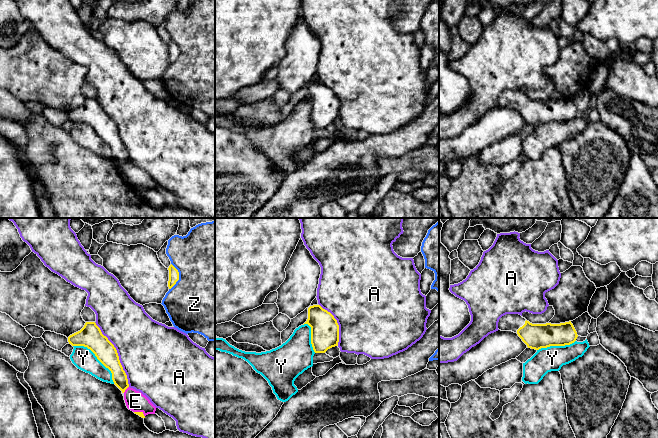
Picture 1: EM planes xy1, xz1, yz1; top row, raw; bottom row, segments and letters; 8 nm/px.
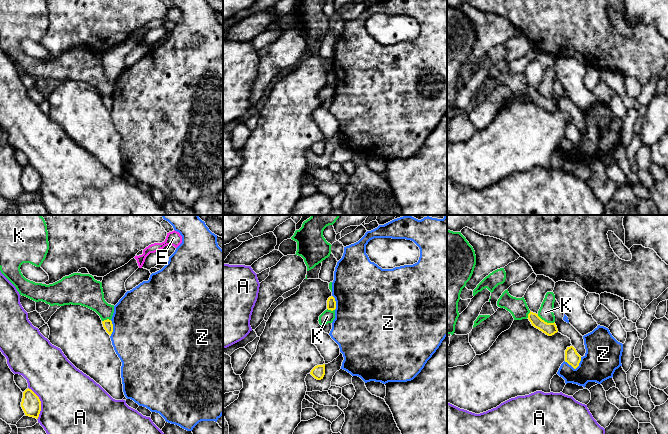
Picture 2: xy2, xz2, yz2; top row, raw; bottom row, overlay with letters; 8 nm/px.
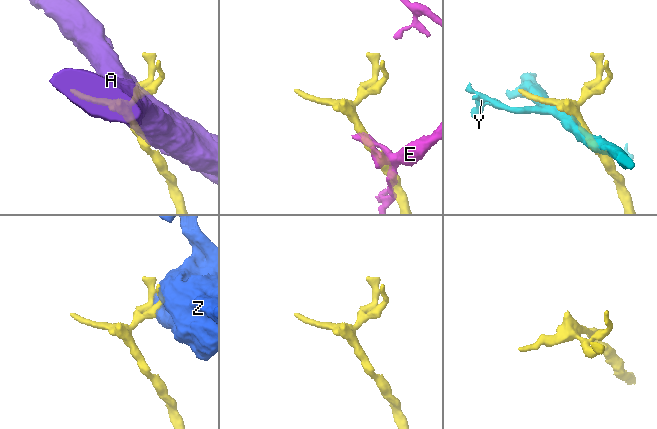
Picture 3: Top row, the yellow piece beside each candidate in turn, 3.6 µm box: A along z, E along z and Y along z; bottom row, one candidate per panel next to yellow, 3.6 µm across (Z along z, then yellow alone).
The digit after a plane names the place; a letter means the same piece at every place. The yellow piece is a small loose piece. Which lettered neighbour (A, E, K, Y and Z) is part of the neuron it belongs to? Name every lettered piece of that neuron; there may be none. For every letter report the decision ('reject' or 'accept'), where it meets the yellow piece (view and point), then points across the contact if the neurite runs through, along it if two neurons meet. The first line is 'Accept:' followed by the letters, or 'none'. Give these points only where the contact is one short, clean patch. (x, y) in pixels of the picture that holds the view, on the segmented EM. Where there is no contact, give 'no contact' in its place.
Accept: none
A: reject | xy1 (117, 354)
E: reject | xy1 (126, 388) | along xy1 (128, 386), (123, 392)
K: reject | yz2 (546, 322) | along yz2 (537, 314), (547, 322), (554, 322)
Y: reject | xy1 (97, 358)
Z: reject | xy1 (178, 276)

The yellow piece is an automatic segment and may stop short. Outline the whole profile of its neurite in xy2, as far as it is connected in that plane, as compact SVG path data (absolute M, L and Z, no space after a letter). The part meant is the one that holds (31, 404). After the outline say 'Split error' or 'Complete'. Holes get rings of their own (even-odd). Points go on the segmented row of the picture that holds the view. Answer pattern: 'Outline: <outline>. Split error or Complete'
Outline: M28 388L23 392L21 407L26 416L38 419L41 411L41 401L39 397Z. Complete

